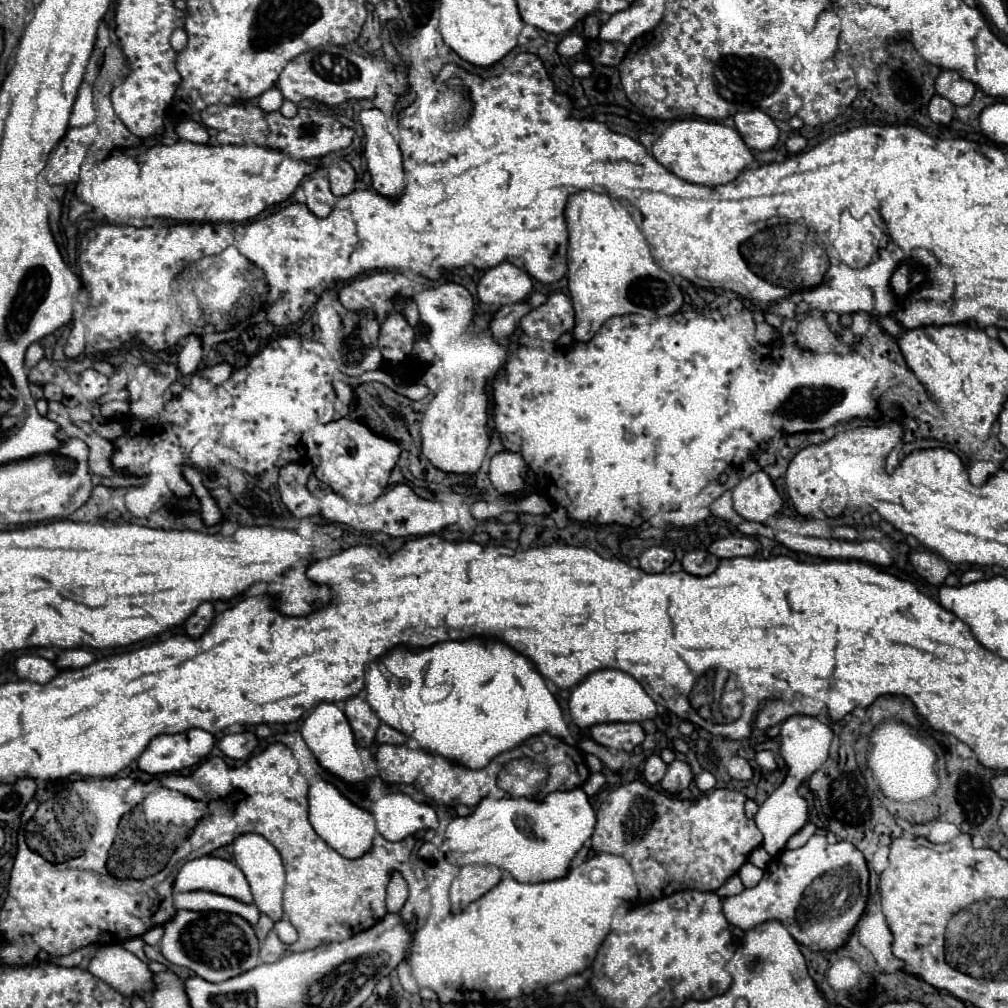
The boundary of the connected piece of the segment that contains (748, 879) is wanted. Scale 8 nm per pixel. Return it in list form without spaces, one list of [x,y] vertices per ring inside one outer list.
[[[748,861],[748,863],[744,863],[744,867],[740,867],[738,875],[740,875],[740,879],[742,879],[744,887],[754,887],[754,885],[762,879],[762,875],[764,875],[764,873],[762,873],[762,869],[754,867],[754,865]]]

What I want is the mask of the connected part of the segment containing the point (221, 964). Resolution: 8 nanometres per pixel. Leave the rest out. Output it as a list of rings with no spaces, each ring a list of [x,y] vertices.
[[[176,911],[164,925],[160,949],[170,963],[188,967],[210,983],[220,983],[244,973],[248,967],[256,967],[256,943],[260,941],[252,925],[240,915],[224,911]]]

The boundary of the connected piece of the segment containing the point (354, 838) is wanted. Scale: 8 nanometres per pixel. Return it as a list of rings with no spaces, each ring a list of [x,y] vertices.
[[[314,775],[308,791],[310,801],[310,823],[314,831],[340,855],[348,859],[358,859],[360,855],[372,849],[372,839],[376,837],[376,823],[370,811],[360,809],[348,797],[344,797],[330,781],[324,781],[320,775]]]

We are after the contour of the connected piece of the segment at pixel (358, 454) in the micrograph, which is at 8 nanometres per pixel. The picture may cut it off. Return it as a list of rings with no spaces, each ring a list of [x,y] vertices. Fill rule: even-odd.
[[[336,419],[314,427],[314,441],[320,449],[320,465],[316,477],[328,483],[350,503],[372,503],[388,487],[388,477],[398,461],[400,445],[396,441],[374,435],[366,425],[352,419]]]

